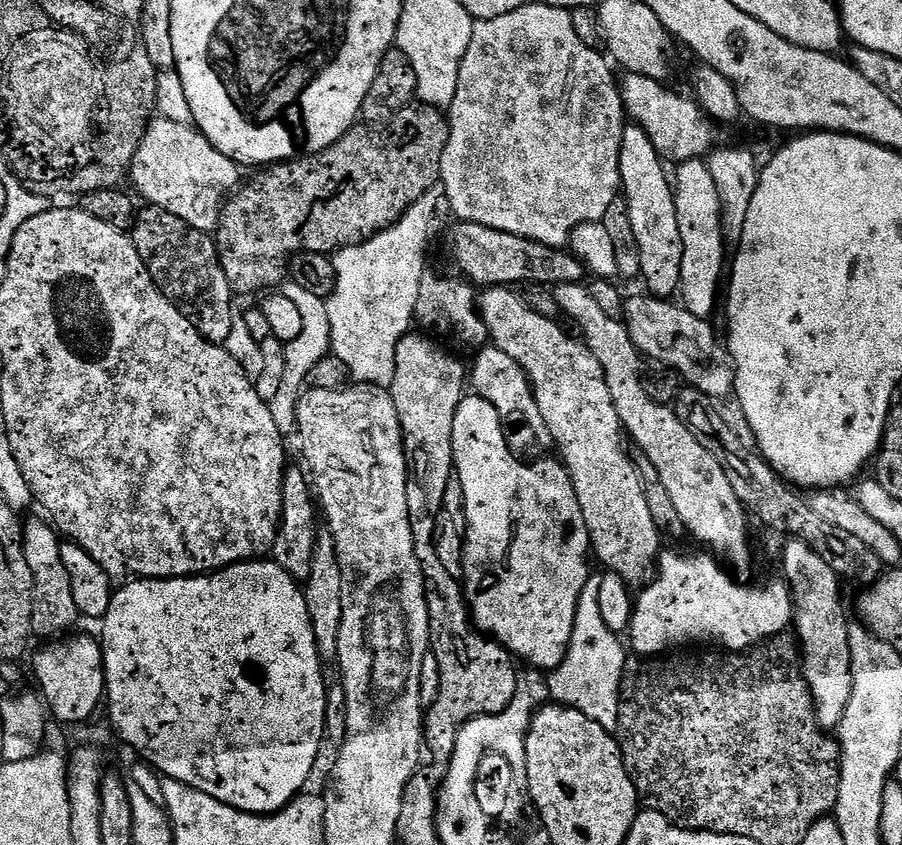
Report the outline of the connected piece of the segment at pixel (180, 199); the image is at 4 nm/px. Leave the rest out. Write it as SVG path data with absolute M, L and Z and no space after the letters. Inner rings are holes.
M156 118L156 121L145 130L144 137L136 148L136 157L132 160L132 184L140 191L142 199L149 200L154 207L161 208L164 212L169 212L167 215L173 221L192 230L197 228L200 232L211 233L218 223L222 198L227 197L241 183L241 169L236 161L229 156L223 156L191 127L183 128L182 125L183 123L173 120Z

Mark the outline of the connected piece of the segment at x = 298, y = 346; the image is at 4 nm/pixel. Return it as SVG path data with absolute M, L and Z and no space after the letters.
M297 289L291 293L290 302L293 309L301 316L302 328L293 340L283 345L284 370L278 376L278 393L268 404L269 415L272 417L273 427L282 436L292 434L296 429L296 408L302 395L304 376L311 363L325 359L330 352L328 308L325 299L309 291Z

